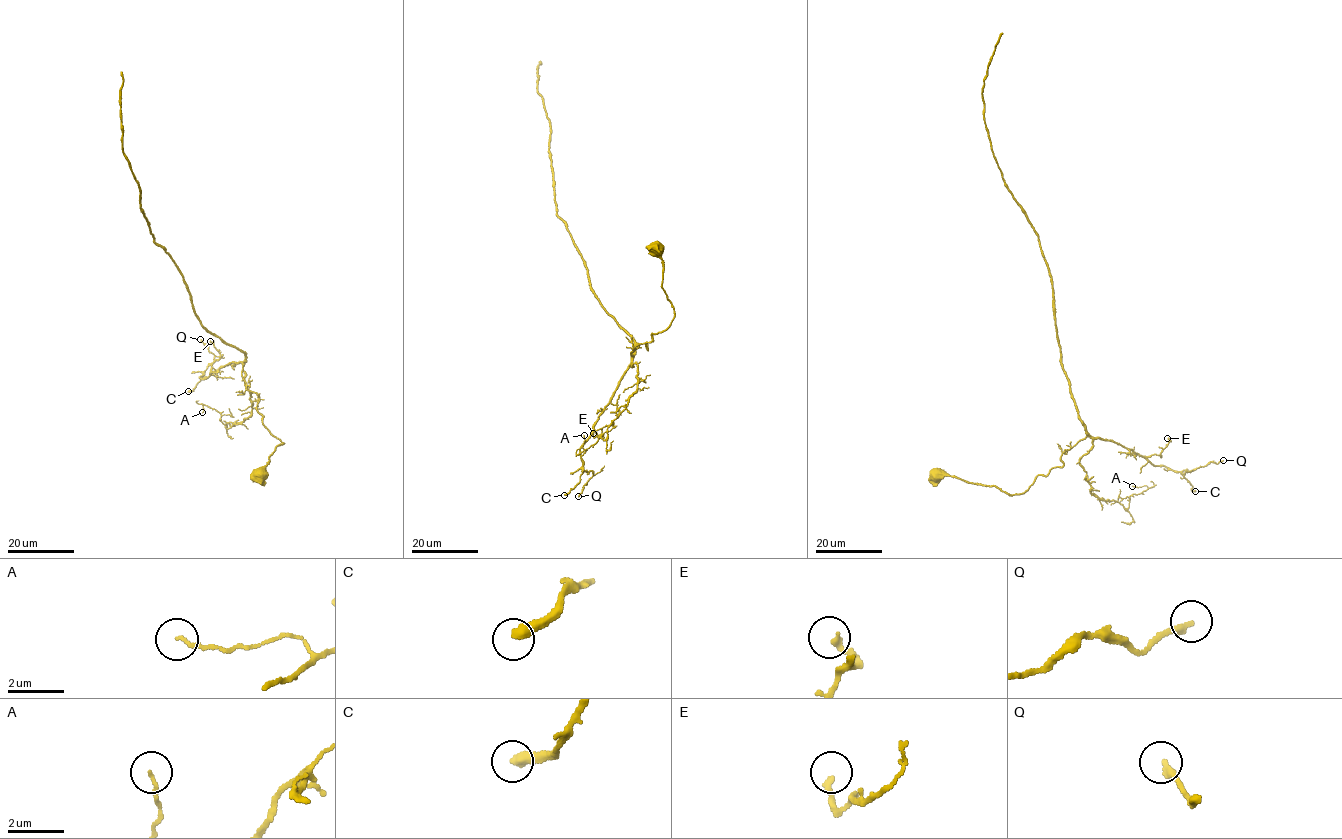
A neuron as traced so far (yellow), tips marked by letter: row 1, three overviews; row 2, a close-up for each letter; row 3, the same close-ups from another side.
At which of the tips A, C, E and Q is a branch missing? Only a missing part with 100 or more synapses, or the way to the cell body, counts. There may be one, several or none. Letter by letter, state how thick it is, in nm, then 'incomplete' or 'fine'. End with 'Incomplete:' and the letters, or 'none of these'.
A: calibre 100 nm; fine
C: calibre 400 nm; fine
E: calibre 200 nm; fine
Q: calibre 240 nm; fine
Incomplete: none of these

